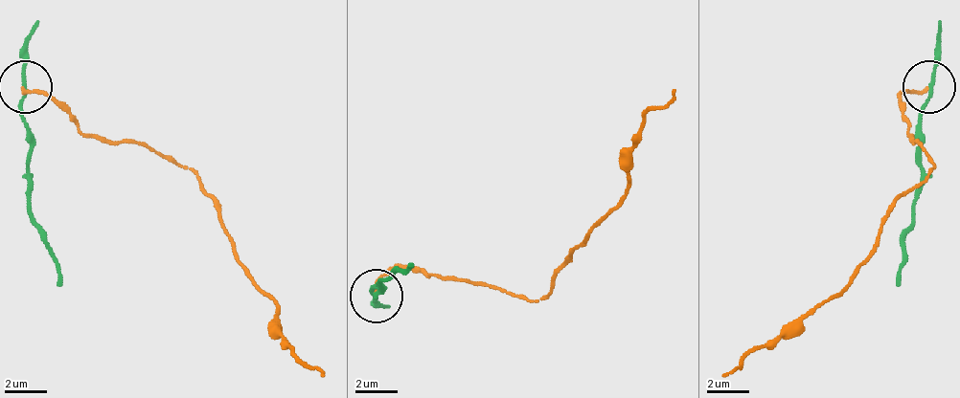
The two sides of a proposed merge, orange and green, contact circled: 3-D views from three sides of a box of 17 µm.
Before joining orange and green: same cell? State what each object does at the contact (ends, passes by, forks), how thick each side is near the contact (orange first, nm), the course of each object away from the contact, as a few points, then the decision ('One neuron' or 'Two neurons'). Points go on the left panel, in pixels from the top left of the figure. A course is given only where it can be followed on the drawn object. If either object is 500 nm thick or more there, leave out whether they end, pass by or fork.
At the ring orange ends. At the ring green passes by. Thickness 140 nm (orange) against 130 nm. Course of orange: (26, 88), (84, 135), (132, 141), (185, 167), (217, 204), (233, 257), (270, 295), (276, 331), (323, 374). Course of green: (26, 88), (21, 114), (32, 146), (26, 199), (63, 284). Two neurons

